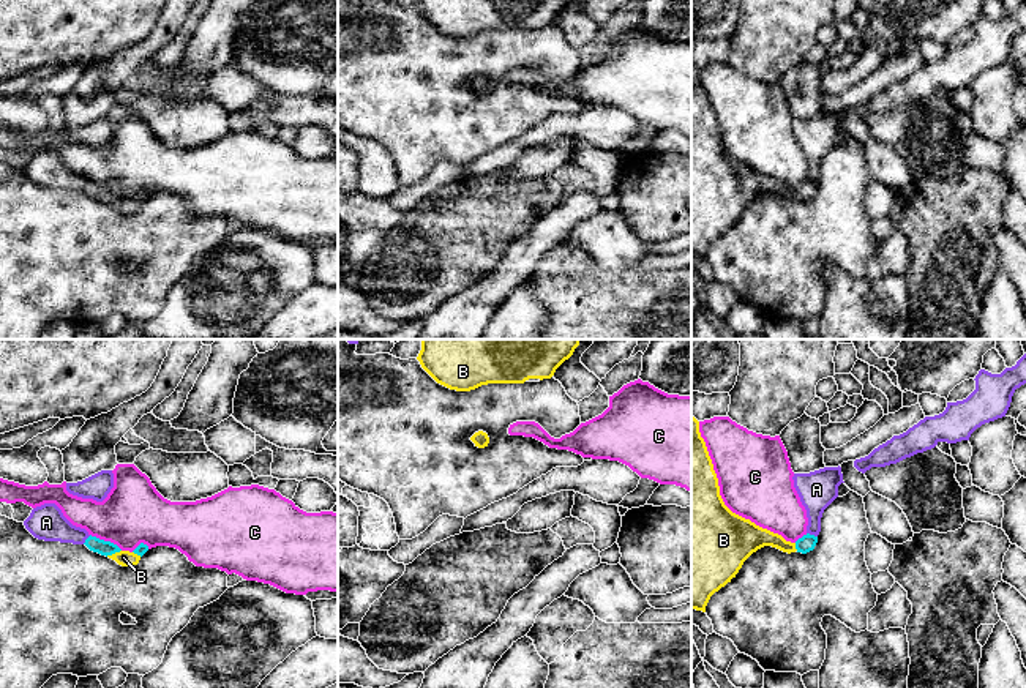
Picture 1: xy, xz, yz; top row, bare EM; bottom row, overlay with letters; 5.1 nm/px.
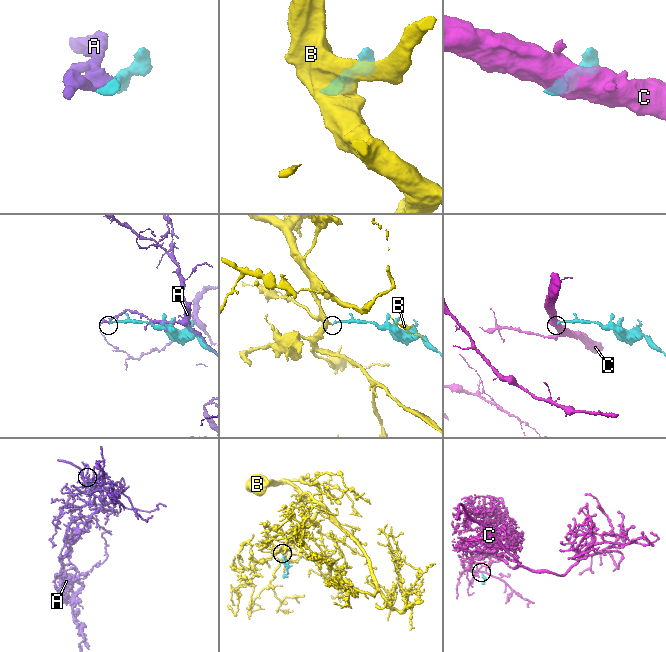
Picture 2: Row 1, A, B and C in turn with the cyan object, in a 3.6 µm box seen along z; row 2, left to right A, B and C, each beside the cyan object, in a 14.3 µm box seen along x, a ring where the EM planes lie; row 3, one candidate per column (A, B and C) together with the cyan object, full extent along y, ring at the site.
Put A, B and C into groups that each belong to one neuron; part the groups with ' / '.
A / B / C

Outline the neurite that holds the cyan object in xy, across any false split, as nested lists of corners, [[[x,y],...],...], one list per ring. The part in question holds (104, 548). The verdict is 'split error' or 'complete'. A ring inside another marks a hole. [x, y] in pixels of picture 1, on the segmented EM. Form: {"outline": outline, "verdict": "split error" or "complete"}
{"outline": [[[88,537],[84,543],[90,551],[106,555],[115,560],[122,566],[134,566],[139,563],[140,557],[148,551],[148,546],[140,543],[133,552],[122,551],[117,544],[110,541],[99,540],[96,537]]], "verdict": "split error"}

